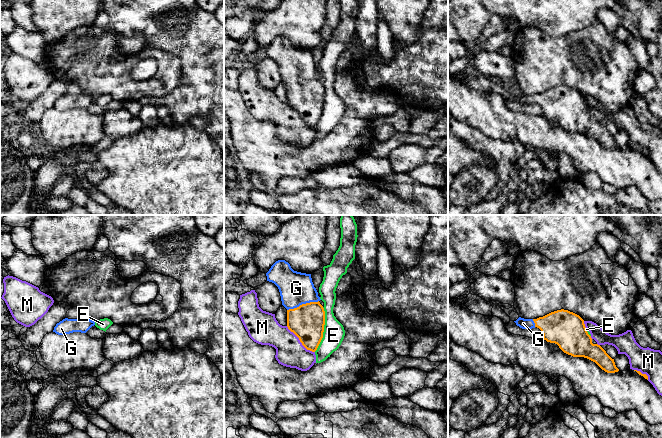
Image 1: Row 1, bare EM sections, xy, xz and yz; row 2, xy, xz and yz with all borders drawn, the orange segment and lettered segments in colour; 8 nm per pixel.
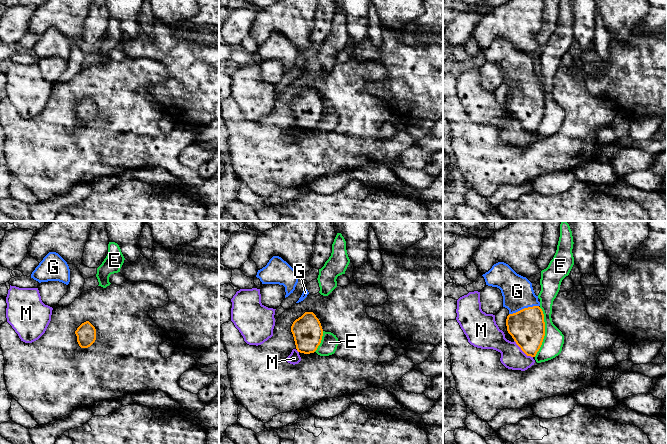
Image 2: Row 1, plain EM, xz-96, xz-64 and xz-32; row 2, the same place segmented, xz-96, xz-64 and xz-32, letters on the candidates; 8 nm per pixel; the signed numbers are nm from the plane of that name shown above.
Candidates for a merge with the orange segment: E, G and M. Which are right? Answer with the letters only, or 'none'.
G

